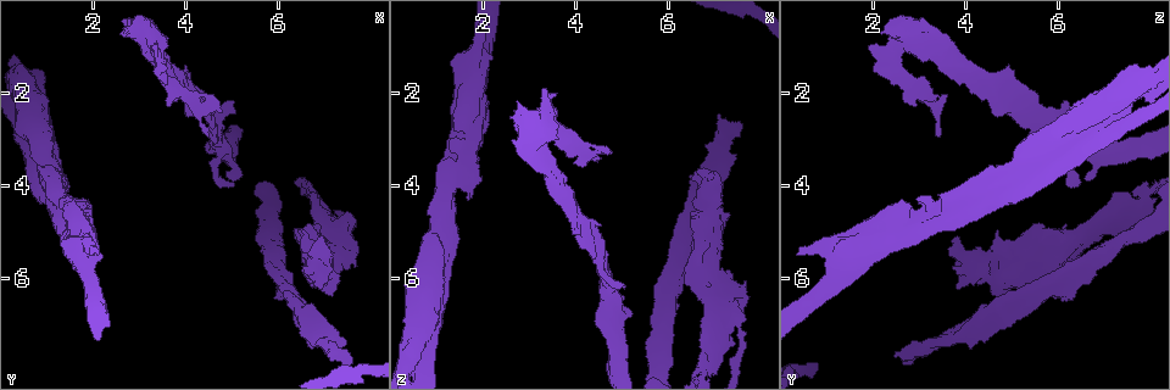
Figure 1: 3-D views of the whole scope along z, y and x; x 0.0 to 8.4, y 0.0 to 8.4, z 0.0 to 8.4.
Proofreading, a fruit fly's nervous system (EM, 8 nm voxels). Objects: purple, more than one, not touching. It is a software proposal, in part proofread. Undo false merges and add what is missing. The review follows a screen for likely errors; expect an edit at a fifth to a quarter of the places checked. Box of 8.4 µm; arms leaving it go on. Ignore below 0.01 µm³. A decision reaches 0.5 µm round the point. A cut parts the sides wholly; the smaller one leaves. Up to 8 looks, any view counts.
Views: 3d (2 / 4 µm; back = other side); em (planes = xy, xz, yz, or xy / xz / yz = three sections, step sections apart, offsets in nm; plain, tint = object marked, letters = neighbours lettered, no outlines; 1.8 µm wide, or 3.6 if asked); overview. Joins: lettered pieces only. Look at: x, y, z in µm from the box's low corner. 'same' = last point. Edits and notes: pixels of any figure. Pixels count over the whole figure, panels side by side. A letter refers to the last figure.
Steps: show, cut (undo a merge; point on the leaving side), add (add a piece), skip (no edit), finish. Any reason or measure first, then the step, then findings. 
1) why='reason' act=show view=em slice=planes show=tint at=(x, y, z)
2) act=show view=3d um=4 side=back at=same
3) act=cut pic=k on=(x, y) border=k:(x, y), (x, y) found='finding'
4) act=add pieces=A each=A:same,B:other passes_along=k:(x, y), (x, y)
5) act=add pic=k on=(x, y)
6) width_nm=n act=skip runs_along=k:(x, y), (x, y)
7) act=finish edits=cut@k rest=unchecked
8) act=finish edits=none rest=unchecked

act=show view=3d um=4 side=back at=(3.25, 0.90, 2.85)

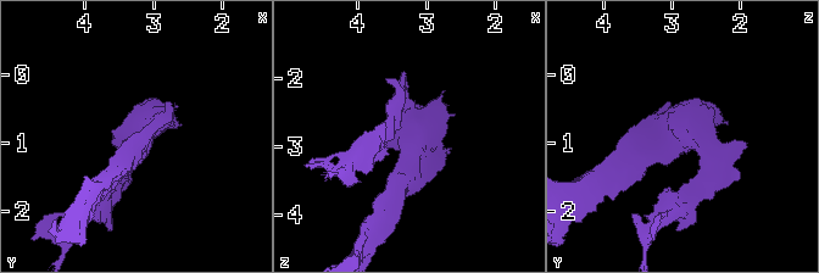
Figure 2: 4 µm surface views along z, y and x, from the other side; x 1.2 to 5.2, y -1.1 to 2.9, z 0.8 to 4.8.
why='need the tissue' act=show view=em slice=planes show=letters at=(3.15, 0.85, 2.95)

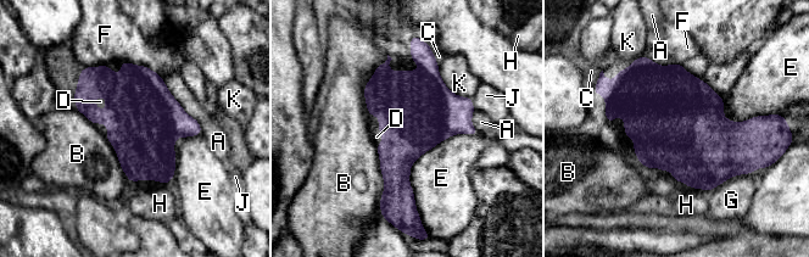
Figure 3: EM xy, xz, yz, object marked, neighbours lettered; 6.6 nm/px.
act=add pieces=D each=A:other,B:other,C:other,D:same,E:other,F:other,G:other,H:other,J:other,K:other found='the neuron continues'

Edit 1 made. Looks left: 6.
why='thick end' act=show view=em slice=planes show=letters at=(7.65, 5.70, 6.10)

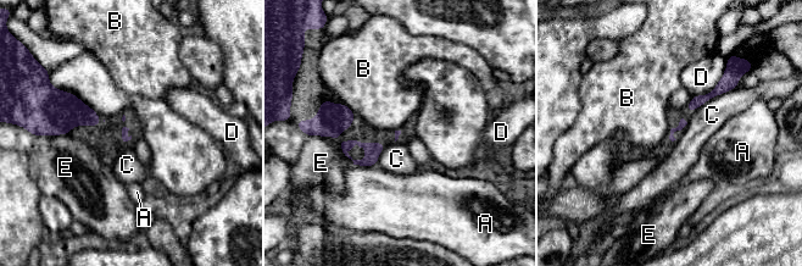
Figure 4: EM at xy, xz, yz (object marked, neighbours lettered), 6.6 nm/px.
act=skip each=A:other,B:other,C:other,D:other,E:other border=4:(341, 103), (356, 115) found='no lettered piece goes on from it'

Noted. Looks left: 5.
why='branch stops here' act=show view=3d um=4 at=(5.95, 6.45, 6.30)

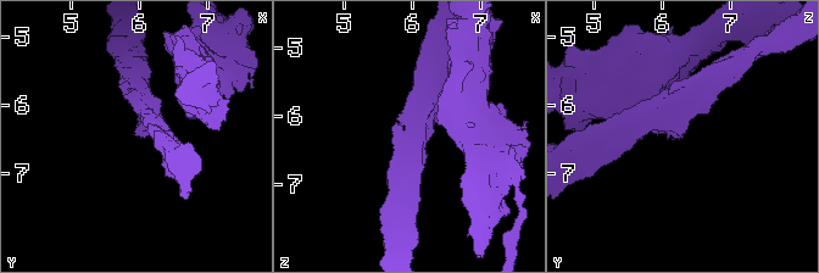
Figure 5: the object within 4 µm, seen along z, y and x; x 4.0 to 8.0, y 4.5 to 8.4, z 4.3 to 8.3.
why='need the tissue' act=show view=em slice=xz step=16 show=tint at=(5.95, 6.45, 6.30)

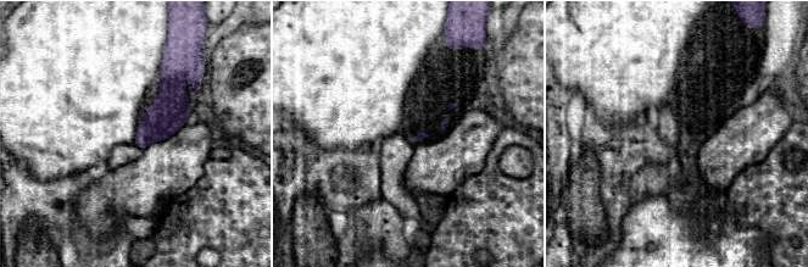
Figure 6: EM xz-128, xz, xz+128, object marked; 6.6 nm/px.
act=show view=em slice=yz step=16 show=letters at=same

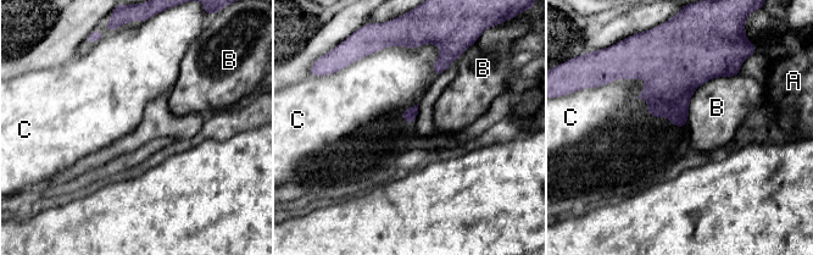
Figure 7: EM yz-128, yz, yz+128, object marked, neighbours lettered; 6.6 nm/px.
act=skip each=A:other,B:other,C:other border=7:(423, 43), (385, 46), (361, 59) found='no lettered piece goes on from it'

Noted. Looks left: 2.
act=finish edits=add@3 rest=unchecked

